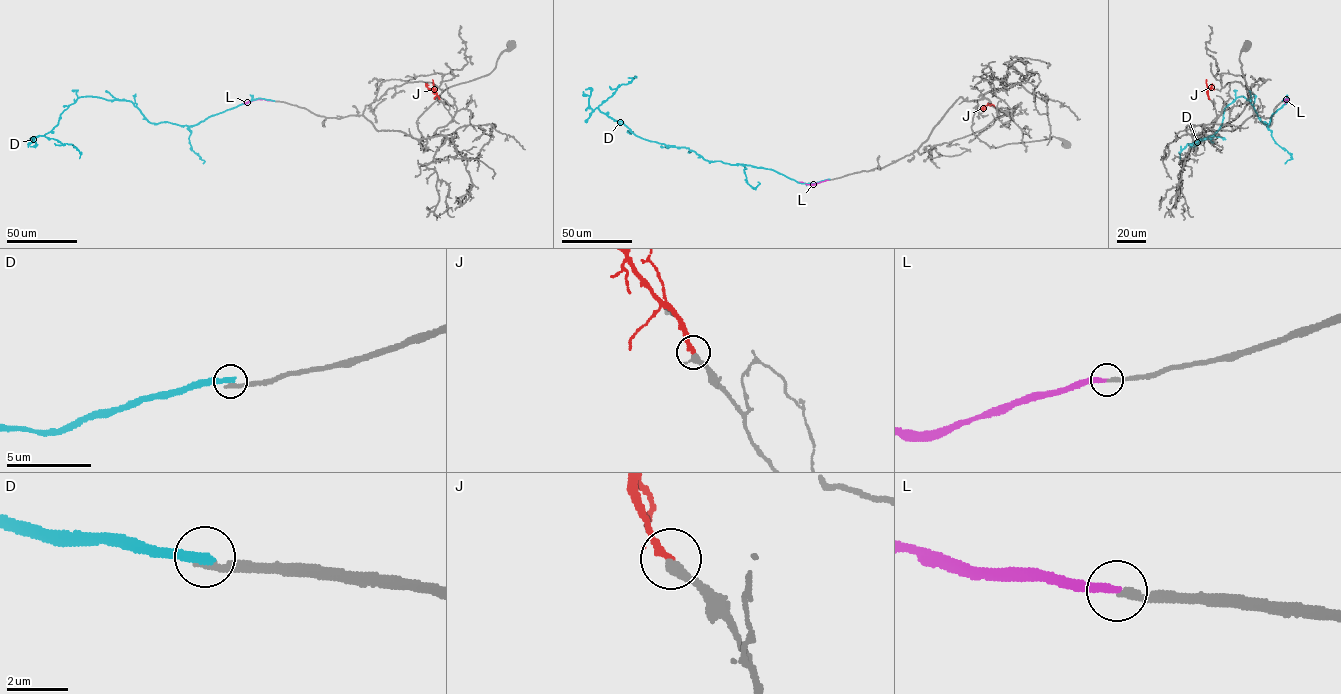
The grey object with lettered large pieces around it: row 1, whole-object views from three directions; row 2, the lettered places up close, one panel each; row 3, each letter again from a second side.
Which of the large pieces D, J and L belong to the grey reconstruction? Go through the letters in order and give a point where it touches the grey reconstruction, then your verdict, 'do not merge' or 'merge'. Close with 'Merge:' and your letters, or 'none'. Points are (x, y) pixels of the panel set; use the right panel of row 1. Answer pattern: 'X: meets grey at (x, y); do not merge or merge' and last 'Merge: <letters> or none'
D: meets grey at (1282, 100); do not merge
J: meets grey at (1209, 99); do not merge
L: meets grey at (1283, 101); merge
Merge: L

